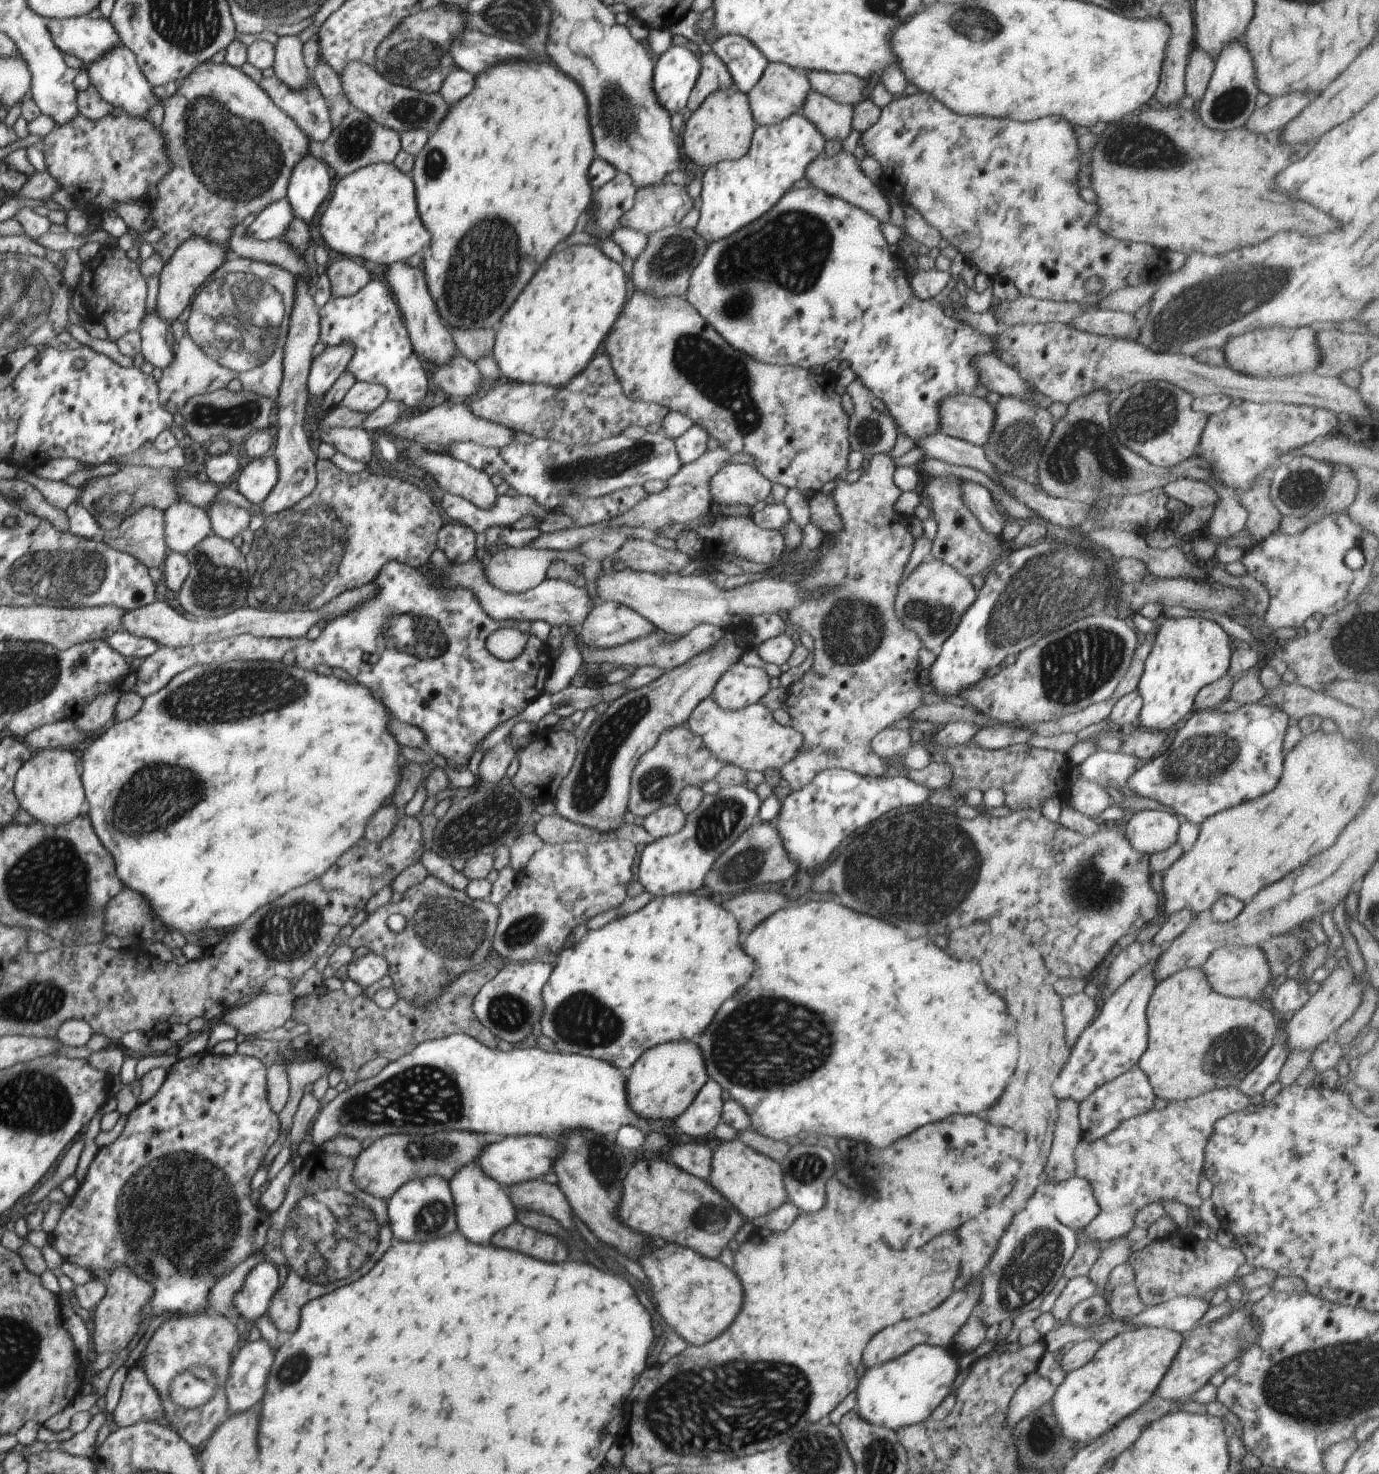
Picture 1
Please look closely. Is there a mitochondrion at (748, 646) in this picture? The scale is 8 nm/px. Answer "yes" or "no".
no

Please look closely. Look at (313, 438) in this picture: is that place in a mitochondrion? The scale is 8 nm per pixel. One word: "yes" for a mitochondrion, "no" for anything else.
no

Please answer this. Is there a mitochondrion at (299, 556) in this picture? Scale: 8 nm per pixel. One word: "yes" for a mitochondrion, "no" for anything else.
yes

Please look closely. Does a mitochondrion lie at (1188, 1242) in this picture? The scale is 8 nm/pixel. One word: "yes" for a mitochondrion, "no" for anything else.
no

